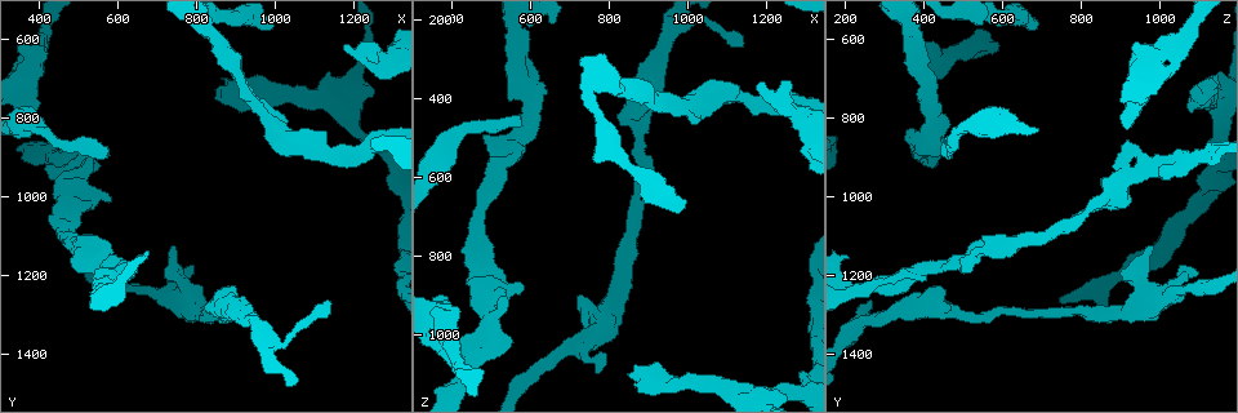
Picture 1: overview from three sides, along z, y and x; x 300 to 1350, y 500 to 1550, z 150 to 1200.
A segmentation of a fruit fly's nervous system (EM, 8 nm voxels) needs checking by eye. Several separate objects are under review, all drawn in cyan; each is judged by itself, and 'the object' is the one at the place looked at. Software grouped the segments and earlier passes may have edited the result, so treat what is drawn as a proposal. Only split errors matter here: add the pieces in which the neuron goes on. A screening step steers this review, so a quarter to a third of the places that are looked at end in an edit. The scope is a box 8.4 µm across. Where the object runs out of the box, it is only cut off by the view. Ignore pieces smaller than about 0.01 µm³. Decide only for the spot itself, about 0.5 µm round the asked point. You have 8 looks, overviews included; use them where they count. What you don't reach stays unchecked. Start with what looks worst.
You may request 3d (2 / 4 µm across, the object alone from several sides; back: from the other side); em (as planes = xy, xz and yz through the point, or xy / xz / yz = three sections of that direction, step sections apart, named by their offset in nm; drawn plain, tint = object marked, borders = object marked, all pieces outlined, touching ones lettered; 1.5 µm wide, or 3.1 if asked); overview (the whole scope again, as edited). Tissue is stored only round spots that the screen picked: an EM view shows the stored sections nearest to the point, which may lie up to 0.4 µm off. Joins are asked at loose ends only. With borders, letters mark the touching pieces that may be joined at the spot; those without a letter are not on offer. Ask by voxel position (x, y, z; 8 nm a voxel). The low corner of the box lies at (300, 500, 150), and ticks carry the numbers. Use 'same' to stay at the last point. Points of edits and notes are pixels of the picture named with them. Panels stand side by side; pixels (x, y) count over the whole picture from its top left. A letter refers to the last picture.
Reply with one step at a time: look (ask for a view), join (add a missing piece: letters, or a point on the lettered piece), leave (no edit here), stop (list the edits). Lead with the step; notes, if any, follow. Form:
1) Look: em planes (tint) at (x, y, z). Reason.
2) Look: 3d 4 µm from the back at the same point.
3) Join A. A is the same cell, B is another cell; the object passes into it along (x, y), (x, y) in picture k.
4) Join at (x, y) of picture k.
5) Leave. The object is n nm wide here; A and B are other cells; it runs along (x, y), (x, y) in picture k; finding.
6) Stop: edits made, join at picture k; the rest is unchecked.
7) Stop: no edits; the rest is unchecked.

Look: em xz step 8 (borders) at (990, 575, 680). An open end.

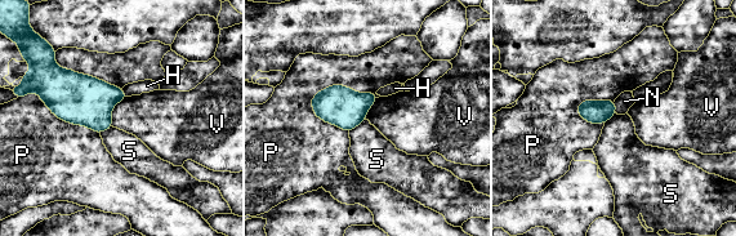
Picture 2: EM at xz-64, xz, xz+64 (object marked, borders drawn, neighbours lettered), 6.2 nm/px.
Look: em planes (borders) at the same point.

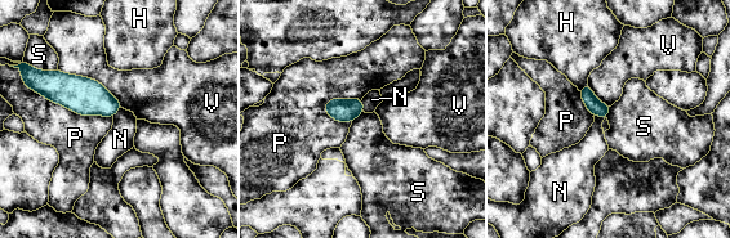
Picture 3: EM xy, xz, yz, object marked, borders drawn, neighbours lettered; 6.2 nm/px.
Leave. H, N, P, S and V are other cells; a border runs along (40, 68), (48, 71), (57, 70) in picture 3; no lettered piece goes on from it.

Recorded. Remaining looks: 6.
Look: 3d 4 µm at (845, 730, 1105). Branch stops here.

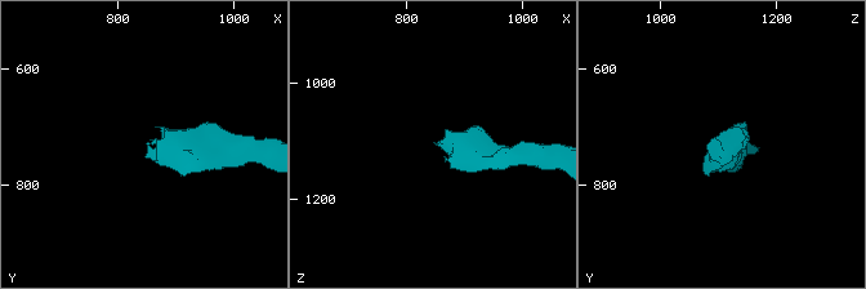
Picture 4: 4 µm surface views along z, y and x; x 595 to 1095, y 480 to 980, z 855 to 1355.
Look: em planes (borders) at (850, 730, 1110). Need the tissue.

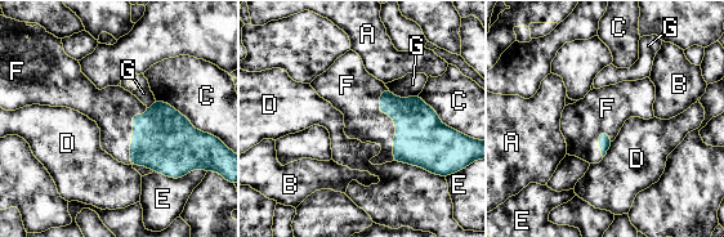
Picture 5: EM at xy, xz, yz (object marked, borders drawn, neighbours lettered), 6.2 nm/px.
Join F. F is the same cell, A, B, C, D, E and G are other cells; the neuron continues.

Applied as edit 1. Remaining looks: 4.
Look: overview.

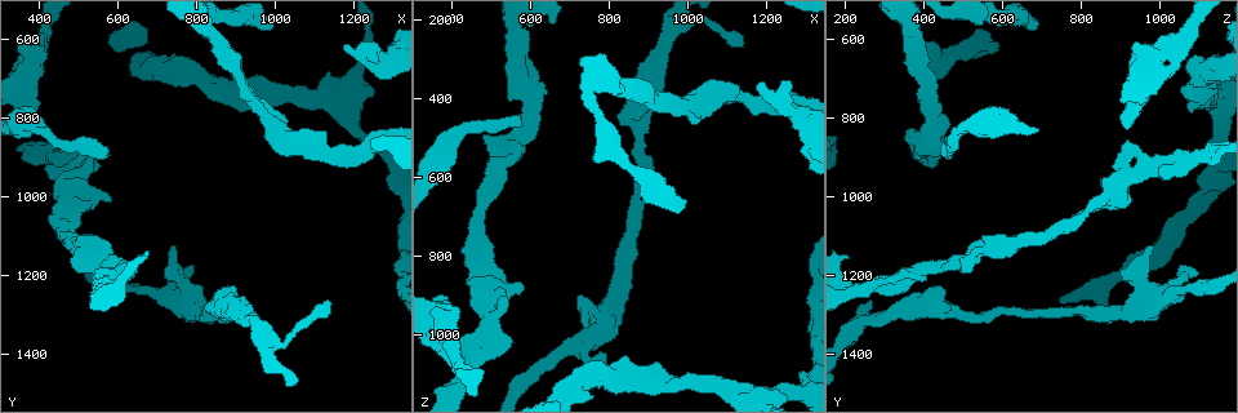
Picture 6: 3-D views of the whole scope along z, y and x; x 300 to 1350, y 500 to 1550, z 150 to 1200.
Look: em yz step 4 (borders) at (800, 1185, 1055). Branch stops here.

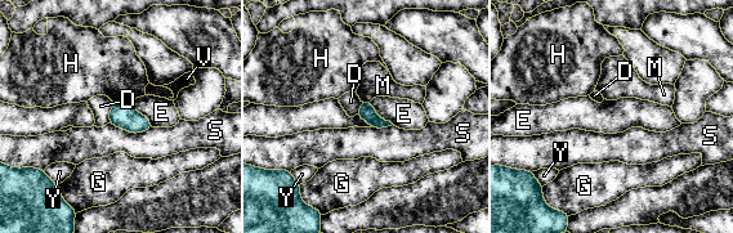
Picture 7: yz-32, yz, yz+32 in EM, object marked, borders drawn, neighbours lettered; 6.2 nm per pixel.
Look: em xy step 4 (borders) at the same point.

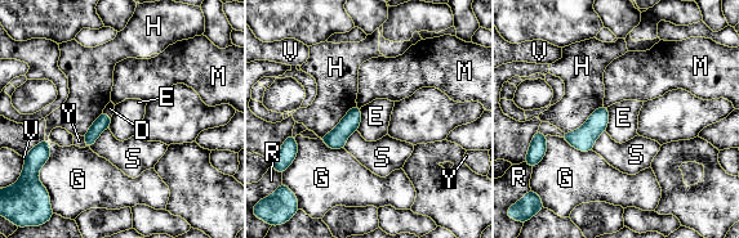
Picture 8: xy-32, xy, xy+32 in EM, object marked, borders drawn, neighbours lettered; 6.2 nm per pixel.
Leave. D, E, G, H, M, R, S, V and Y are other cells; a border runs along (608, 107), (608, 128), (605, 130) in picture 8; none of them fits.

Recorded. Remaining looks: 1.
Stop: edits made, join at picture 5; the rest is unchecked.

